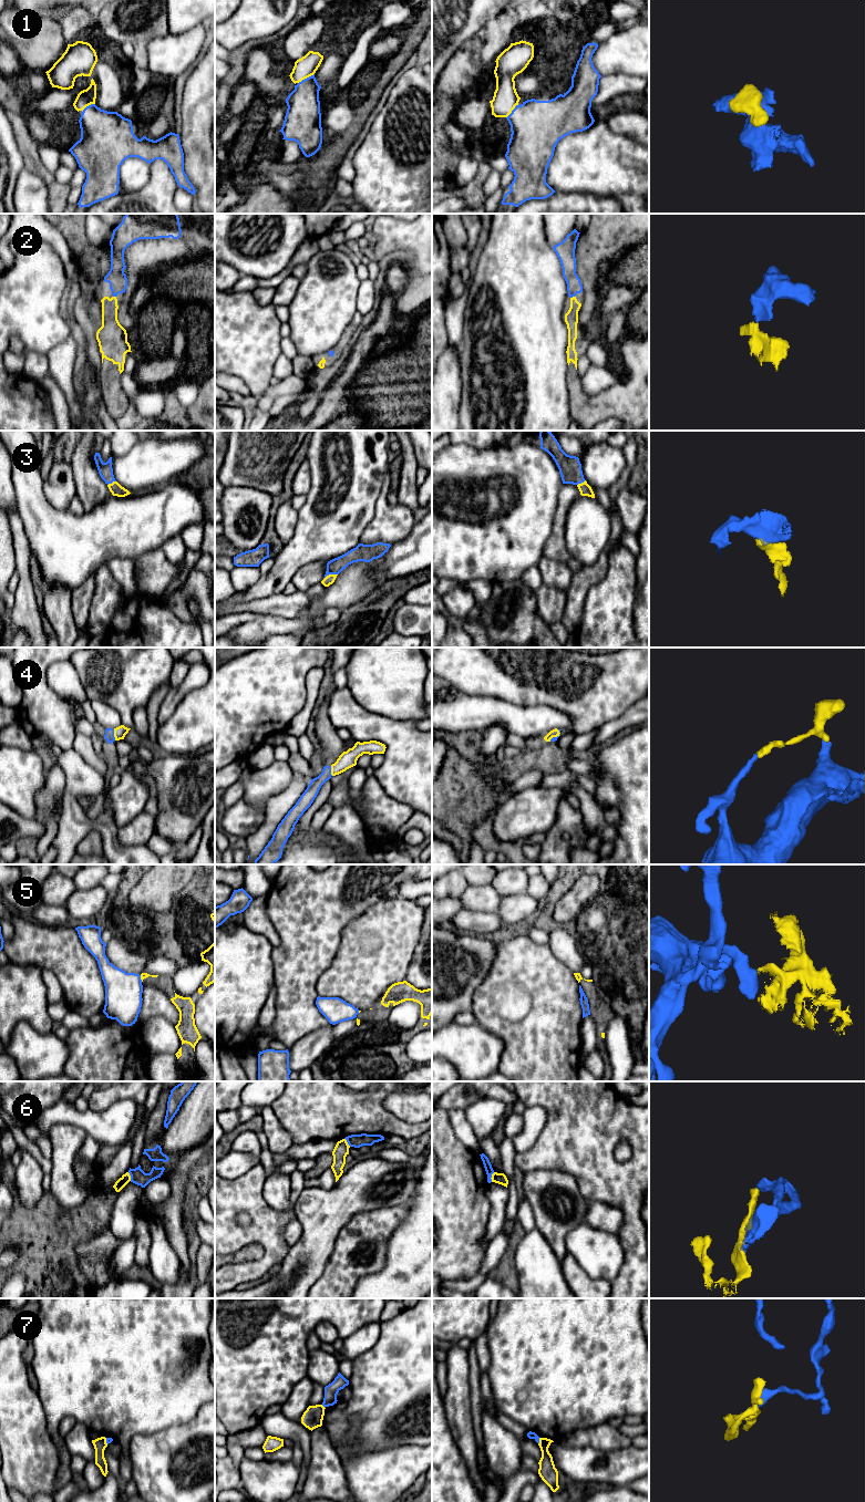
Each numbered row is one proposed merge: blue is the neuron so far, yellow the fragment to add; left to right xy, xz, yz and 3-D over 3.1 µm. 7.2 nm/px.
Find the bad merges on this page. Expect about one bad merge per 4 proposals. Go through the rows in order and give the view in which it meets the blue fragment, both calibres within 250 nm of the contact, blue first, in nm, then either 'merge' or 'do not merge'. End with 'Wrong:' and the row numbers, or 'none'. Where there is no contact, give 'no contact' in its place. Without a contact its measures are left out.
1: xz | 240/150 nm | merge
2: yz | 110/100 nm | merge
3: xz | 110/70 nm | merge
4: xy | 70/90 nm | merge
5: xy | 280/50 nm | do not merge
6: yz | 60/80 nm | do not merge
7: yz | 50/130 nm | do not merge
Wrong: 5, 6, 7

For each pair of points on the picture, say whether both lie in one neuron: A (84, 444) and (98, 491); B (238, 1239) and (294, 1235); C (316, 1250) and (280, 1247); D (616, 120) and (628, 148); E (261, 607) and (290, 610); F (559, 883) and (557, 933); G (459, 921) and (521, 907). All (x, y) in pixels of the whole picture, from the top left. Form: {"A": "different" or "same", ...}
{"A": "same", "B": "different", "C": "different", "D": "different", "E": "same", "F": "different", "G": "same"}

